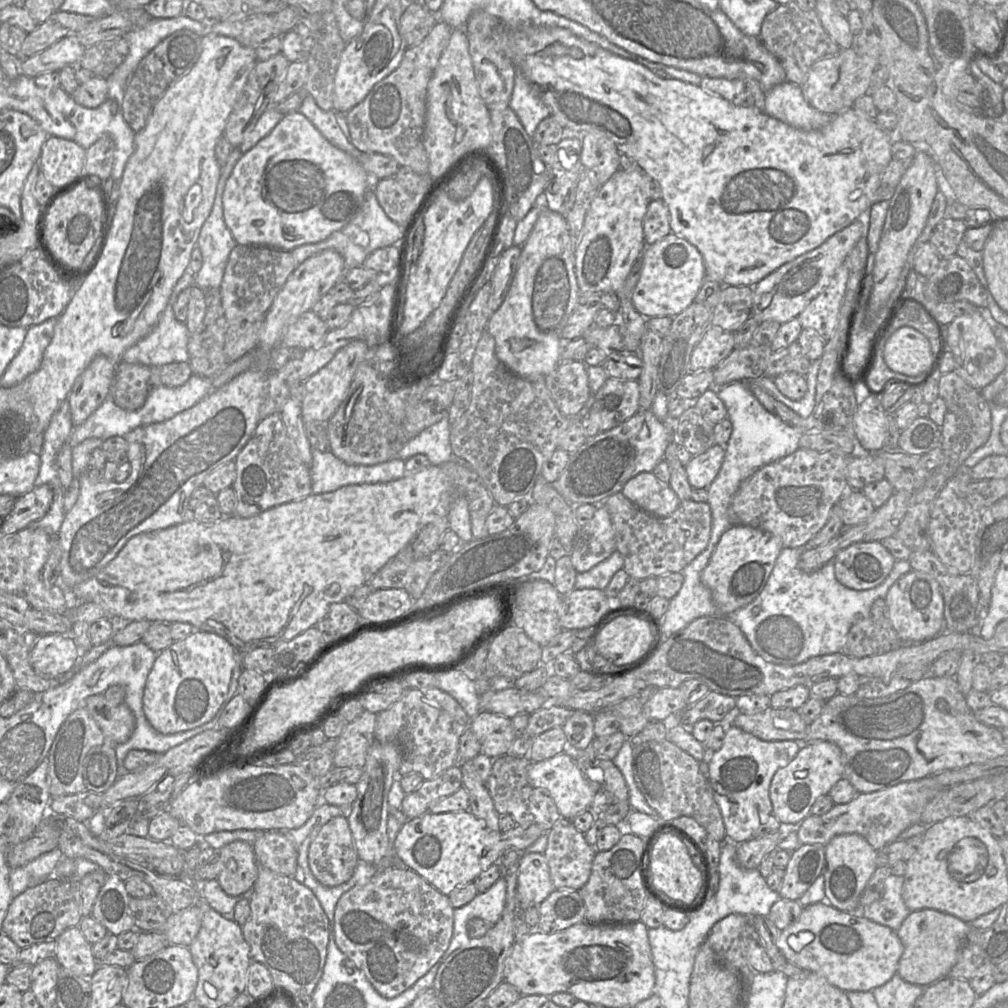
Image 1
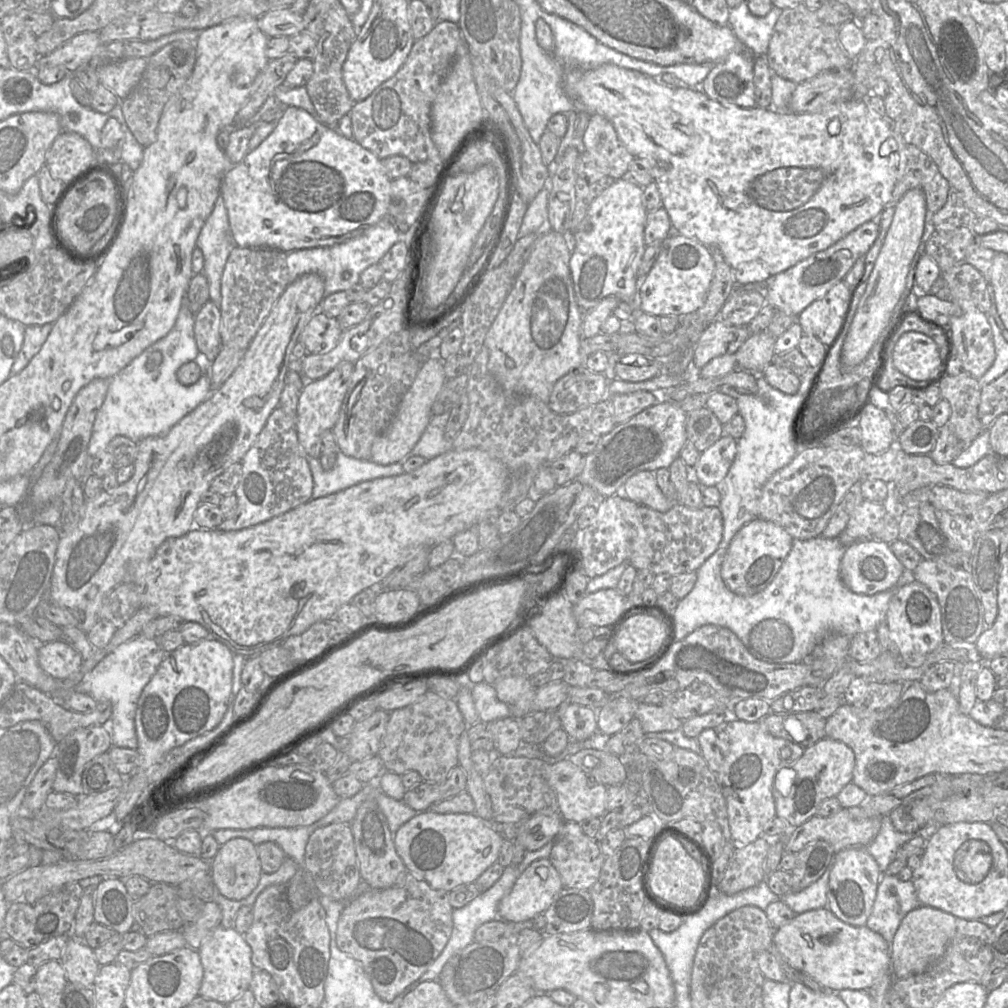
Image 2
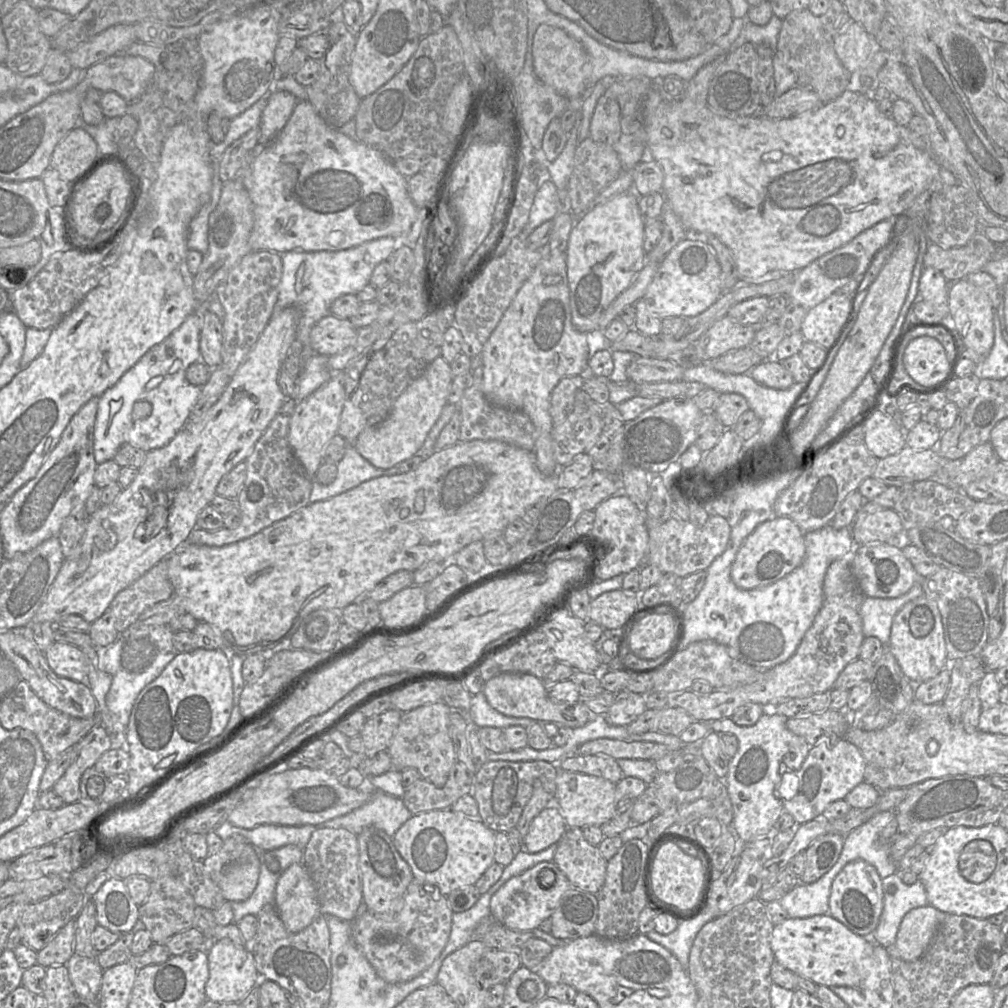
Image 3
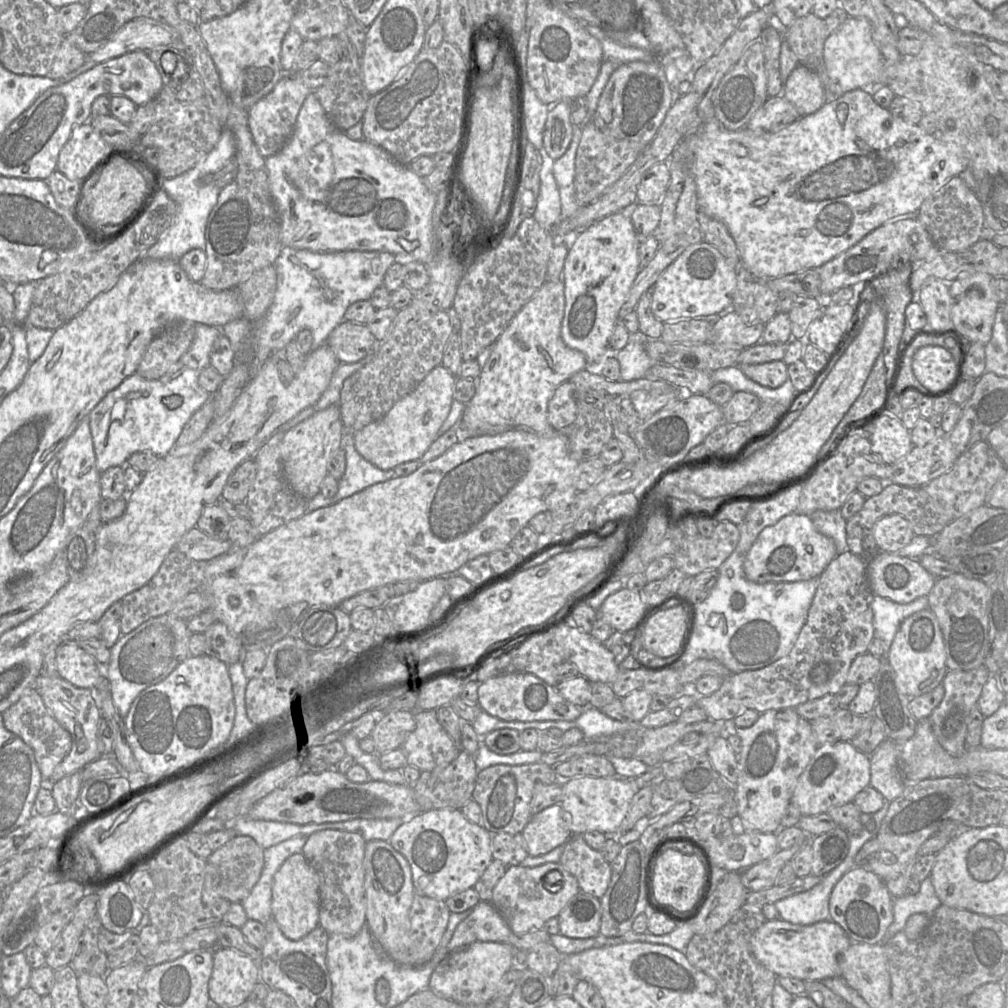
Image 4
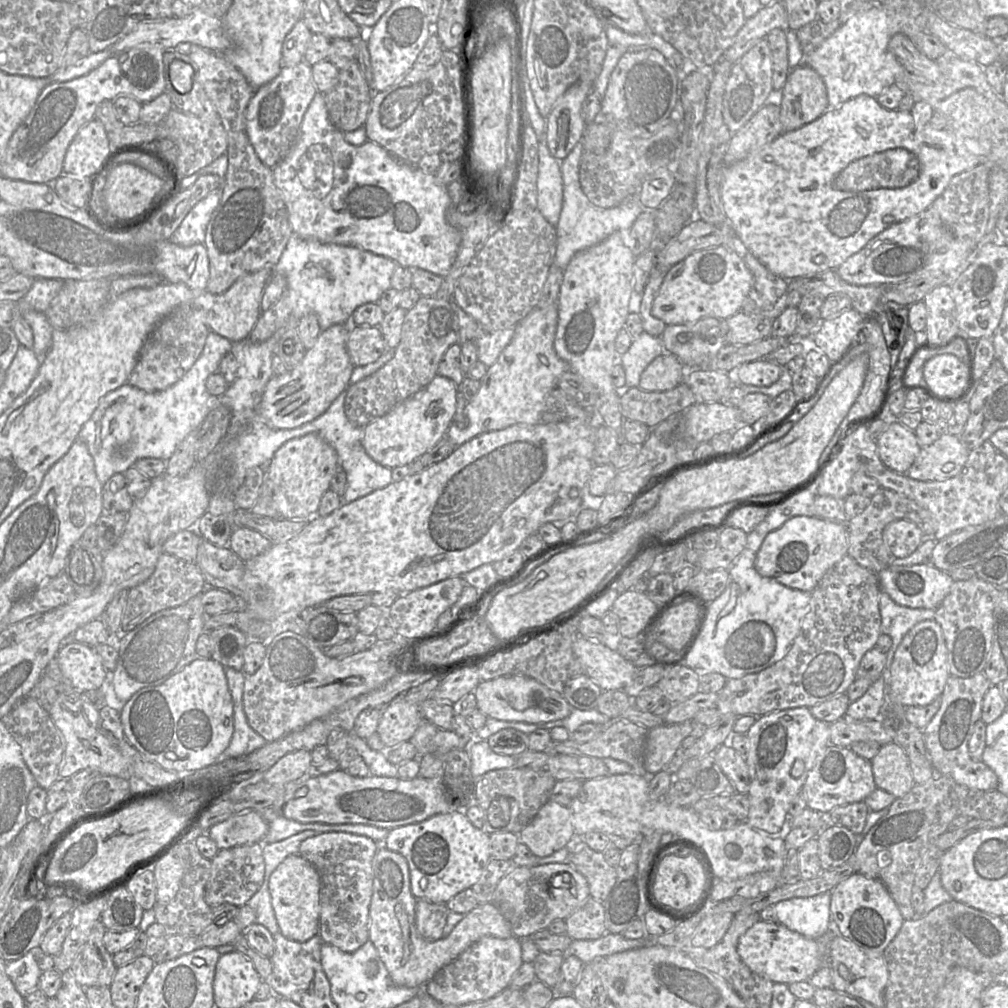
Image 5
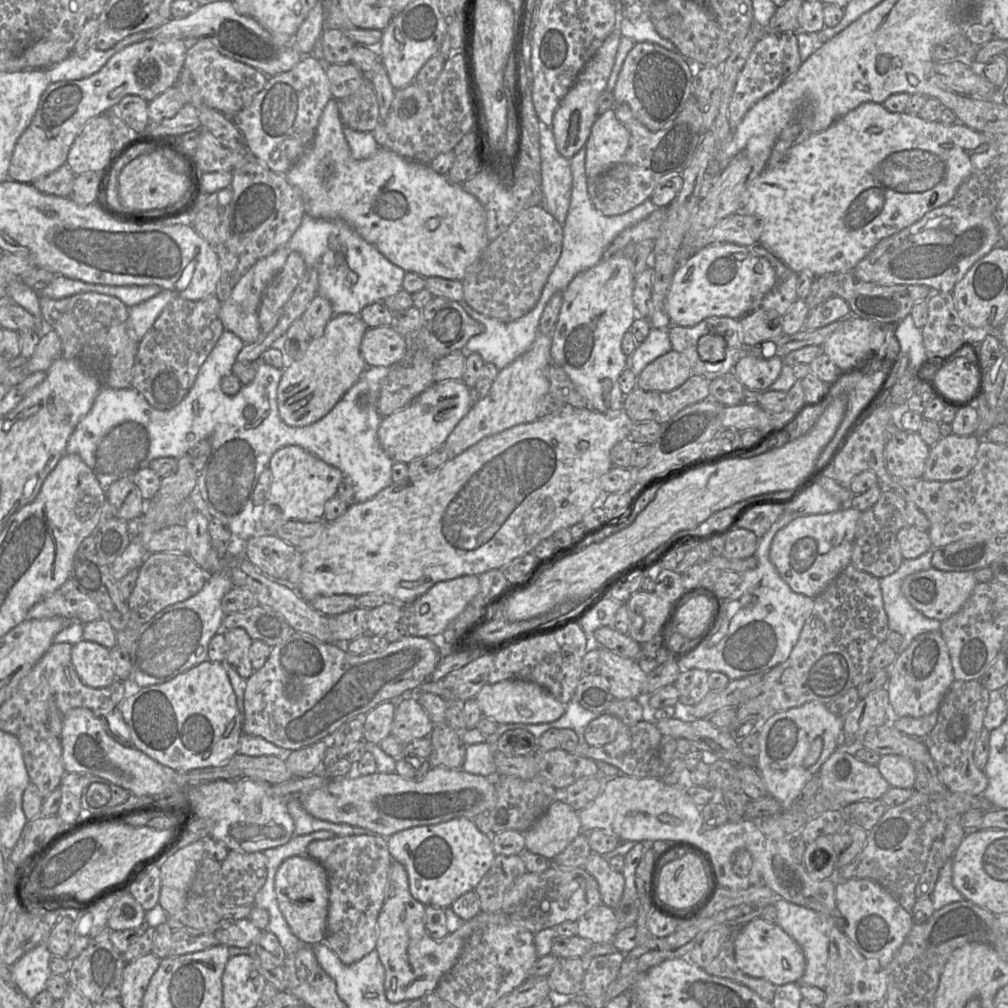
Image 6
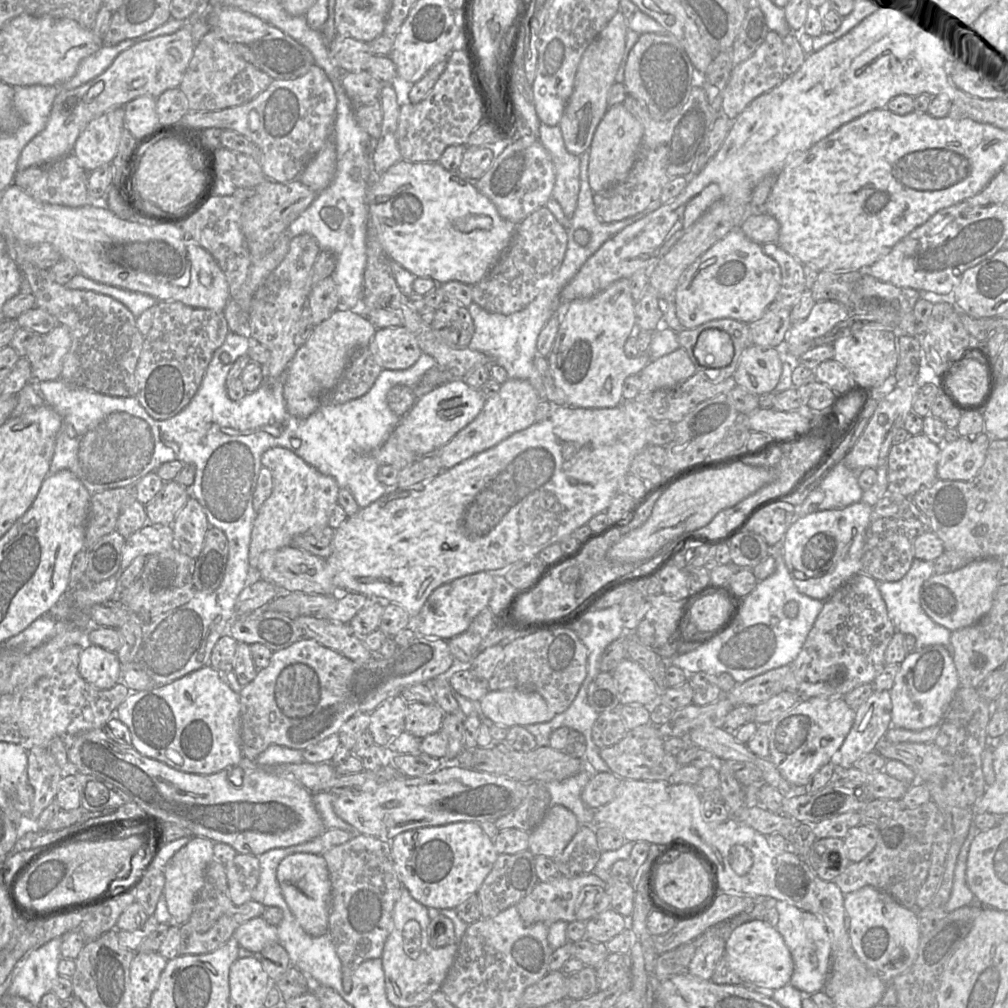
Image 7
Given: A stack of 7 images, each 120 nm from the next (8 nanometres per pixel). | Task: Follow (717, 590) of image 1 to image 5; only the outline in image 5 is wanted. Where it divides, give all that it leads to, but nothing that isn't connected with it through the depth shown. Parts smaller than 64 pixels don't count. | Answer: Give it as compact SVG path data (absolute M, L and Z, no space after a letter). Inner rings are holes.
M795 516L766 535L754 566L764 577L773 578L787 587L812 592L824 574L847 555L847 550L846 524L817 516Z

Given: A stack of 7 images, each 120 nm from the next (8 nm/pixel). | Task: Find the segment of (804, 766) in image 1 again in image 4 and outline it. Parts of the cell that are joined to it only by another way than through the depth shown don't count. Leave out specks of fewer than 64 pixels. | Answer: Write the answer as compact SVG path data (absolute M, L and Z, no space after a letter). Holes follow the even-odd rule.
M850 741L819 745L798 778L791 797L802 816L827 813L831 808L853 802L855 796L870 785L870 755L855 748Z

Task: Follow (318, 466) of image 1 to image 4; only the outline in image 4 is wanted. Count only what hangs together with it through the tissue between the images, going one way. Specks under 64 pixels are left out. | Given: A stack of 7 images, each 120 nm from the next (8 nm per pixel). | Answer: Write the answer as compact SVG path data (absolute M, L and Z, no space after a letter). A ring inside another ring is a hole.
M346 432L342 437L342 448L345 451L346 468L338 481L338 491L333 498L326 498L320 492L307 501L307 511L330 506L352 496L374 484L395 477L393 470L381 470L365 460L354 446L354 434Z

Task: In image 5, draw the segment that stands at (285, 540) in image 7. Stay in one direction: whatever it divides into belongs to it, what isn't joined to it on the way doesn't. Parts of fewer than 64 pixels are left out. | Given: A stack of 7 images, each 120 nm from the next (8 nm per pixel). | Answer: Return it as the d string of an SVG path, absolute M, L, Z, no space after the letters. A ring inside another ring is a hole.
M309 433L284 443L266 465L265 471L273 483L273 501L282 519L311 519L317 514L324 493L338 468L334 448L316 433Z

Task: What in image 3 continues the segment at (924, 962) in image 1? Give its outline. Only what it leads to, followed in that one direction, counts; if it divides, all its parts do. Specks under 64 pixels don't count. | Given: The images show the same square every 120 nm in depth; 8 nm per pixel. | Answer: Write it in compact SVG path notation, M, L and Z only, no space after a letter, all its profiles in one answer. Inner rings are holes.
M931 905L910 910L903 917L893 950L904 961L920 958L930 945L946 913Z

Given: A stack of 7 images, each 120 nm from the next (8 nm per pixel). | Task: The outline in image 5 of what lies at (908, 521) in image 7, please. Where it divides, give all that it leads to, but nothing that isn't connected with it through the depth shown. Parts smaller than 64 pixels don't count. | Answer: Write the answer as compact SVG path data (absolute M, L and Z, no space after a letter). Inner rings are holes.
M880 487L880 489L871 497L869 505L861 513L852 519L849 519L847 523L847 554L860 566L875 574L878 574L886 567L889 567L895 557L883 540L883 530L889 523L899 519L909 520L916 524L922 531L924 537L933 536L937 529L937 522L929 511L892 490Z

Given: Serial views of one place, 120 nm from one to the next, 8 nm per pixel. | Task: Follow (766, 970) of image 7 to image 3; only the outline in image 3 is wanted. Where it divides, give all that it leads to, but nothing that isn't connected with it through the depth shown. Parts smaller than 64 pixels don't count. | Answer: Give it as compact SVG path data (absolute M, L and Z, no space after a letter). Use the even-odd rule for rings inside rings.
M830 914L808 918L787 918L774 926L771 938L771 949L776 962L796 975L809 979L817 985L827 987L860 988L862 978L858 965L864 957L870 956L873 944L875 943L870 937L854 933Z

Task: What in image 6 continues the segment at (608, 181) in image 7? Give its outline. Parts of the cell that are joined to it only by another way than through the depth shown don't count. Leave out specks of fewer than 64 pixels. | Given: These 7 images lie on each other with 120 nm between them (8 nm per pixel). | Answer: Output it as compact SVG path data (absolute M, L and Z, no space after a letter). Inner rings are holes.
M613 110L598 115L585 144L585 172L587 178L601 175L618 163L628 148L629 140L630 133L628 129L616 118Z

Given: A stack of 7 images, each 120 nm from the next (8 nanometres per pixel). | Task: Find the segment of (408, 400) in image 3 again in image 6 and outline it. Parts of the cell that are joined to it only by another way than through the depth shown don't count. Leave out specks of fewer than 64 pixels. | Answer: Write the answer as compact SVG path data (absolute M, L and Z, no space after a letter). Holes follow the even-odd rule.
M462 380L436 382L406 407L382 419L378 428L379 443L394 462L409 464L413 460L426 456L435 449L444 446L449 434L472 405L470 388Z

